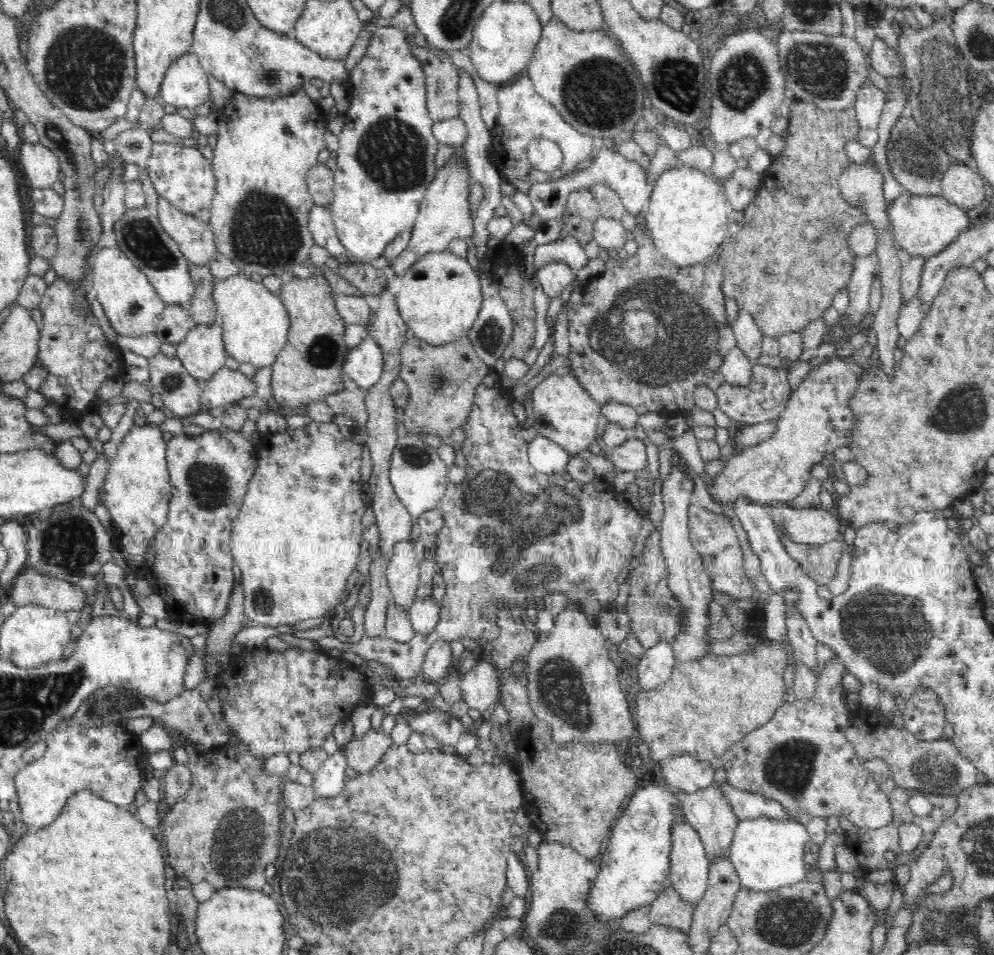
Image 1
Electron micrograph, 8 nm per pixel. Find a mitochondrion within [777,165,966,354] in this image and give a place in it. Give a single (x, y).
(813, 232)

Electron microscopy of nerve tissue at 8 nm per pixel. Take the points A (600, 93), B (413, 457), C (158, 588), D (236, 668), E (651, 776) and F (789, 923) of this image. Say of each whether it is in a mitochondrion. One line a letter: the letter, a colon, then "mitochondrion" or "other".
A: mitochondrion
B: mitochondrion
C: other
D: other
E: other
F: mitochondrion

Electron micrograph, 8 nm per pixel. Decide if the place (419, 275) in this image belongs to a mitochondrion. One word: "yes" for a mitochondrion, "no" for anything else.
no

